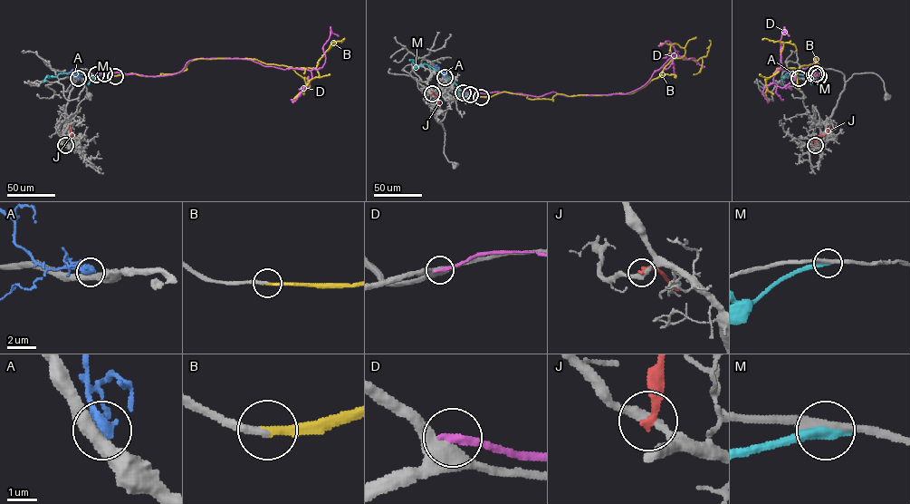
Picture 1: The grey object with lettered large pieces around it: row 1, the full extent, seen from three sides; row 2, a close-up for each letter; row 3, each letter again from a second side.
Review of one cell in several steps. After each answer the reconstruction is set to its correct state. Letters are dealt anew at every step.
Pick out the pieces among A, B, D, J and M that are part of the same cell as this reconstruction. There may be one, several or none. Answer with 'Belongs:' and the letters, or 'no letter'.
Belongs: B

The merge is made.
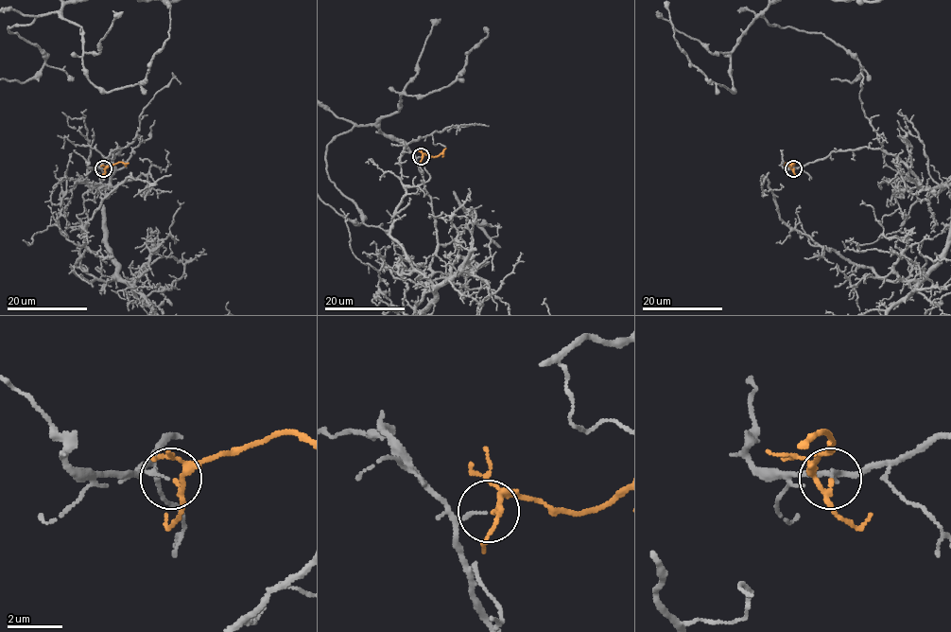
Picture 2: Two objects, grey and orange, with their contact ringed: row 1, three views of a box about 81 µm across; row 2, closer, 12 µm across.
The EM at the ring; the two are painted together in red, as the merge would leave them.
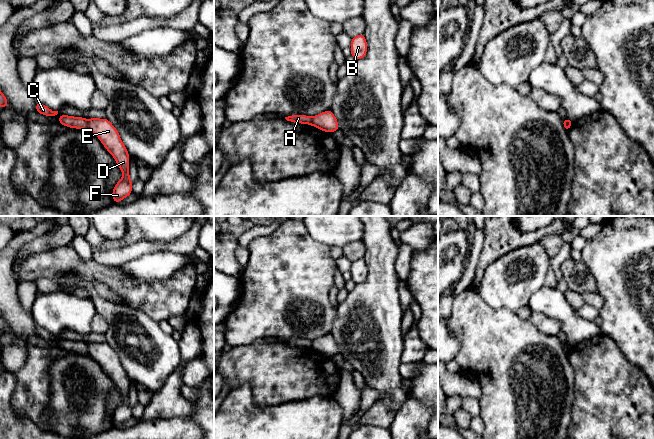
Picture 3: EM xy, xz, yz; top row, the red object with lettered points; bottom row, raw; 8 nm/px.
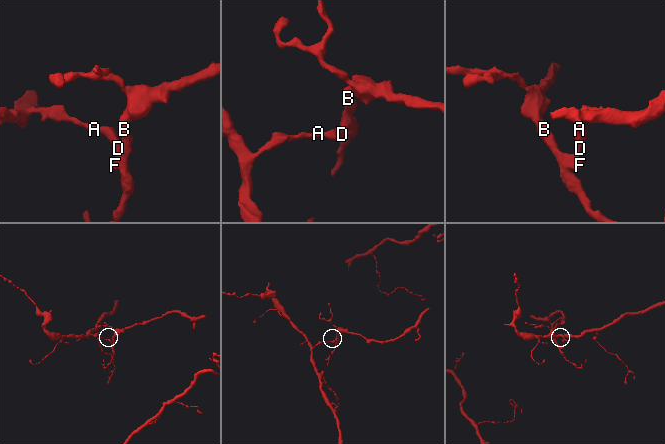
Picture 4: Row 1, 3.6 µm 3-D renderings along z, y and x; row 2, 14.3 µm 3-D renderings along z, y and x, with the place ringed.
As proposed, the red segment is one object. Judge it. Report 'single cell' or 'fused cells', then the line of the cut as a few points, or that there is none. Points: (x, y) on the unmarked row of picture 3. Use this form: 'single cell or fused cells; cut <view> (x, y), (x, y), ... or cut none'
fused cells; cut xy (86, 344), (88, 352)

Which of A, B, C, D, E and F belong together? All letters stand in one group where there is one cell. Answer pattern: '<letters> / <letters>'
A C / B D E F

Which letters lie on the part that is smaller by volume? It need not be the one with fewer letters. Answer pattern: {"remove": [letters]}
{"remove": ["B", "D", "E", "F"]}

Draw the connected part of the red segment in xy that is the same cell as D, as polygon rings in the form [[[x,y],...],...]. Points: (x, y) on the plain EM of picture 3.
[[[88,343],[88,354],[93,356],[114,381],[115,386],[123,397],[122,402],[116,407],[112,415],[112,423],[119,427],[132,418],[132,404],[129,401],[129,376],[122,366],[117,353],[106,343]]]

